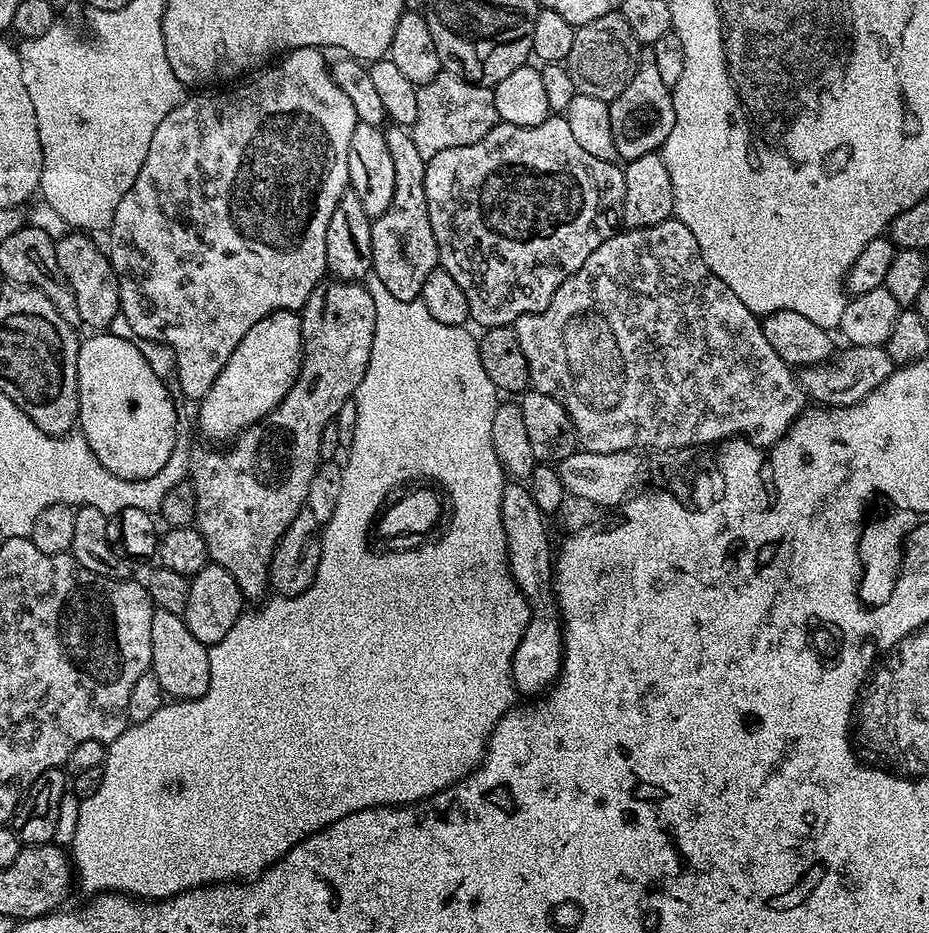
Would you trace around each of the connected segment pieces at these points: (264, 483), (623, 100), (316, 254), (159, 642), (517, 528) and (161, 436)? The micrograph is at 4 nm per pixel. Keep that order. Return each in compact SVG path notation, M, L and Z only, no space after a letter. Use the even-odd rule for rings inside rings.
M332 282L328 289L323 289L324 297L320 300L317 308L308 306L303 309L300 316L300 325L302 326L302 338L304 339L304 360L300 364L300 373L294 382L292 389L286 394L283 402L276 407L270 415L264 417L259 424L251 424L250 427L244 429L239 436L236 437L232 448L228 453L224 452L208 452L204 457L197 459L193 463L190 473L191 483L196 486L196 497L198 498L198 506L196 507L195 527L202 534L202 538L208 547L208 559L211 563L220 564L226 570L230 570L230 574L238 582L240 591L244 593L249 601L259 601L265 595L264 591L270 588L270 565L272 563L272 555L278 546L278 542L282 538L282 534L290 526L290 522L294 522L294 518L299 514L301 508L308 503L308 491L310 490L310 482L314 478L318 465L321 463L319 456L319 442L322 439L323 427L327 423L334 420L336 411L342 406L342 402L353 399L356 395L356 387L362 382L362 378L366 374L366 366L370 362L370 350L374 346L374 326L376 325L376 311L374 310L374 298L368 293L367 288L360 282Z
M641 47L640 63L634 70L634 78L626 82L626 90L622 90L622 94L610 101L608 109L616 155L621 161L642 158L642 154L663 149L666 138L670 138L670 130L674 130L674 102L672 89L666 86L666 82L662 82L658 66L654 63L651 47Z
M293 48L276 62L281 64L273 63L264 70L269 72L261 71L257 80L241 83L236 86L241 88L233 92L216 90L213 96L192 94L181 100L179 106L158 122L158 130L154 130L154 138L150 138L150 150L146 150L146 162L142 162L142 170L138 170L138 178L134 178L134 186L126 190L126 198L122 198L122 202L118 202L118 210L114 210L112 227L106 232L106 251L120 283L120 311L141 341L153 340L156 344L172 347L176 355L176 380L193 402L203 400L210 386L214 386L214 378L218 378L222 366L226 366L230 354L234 354L238 342L246 338L246 330L250 330L254 322L262 322L266 314L274 314L278 310L291 312L303 309L311 301L308 299L312 291L321 287L320 279L326 276L326 226L330 226L334 206L338 206L350 188L348 163L352 157L352 139L358 121L354 102L350 102L338 82L334 82L329 61L324 61L324 56L325 53L318 48Z
M170 610L153 611L150 622L152 647L151 672L156 675L162 690L176 700L196 700L208 692L210 686L210 658L208 648L186 626L183 616L170 614Z
M520 482L505 483L500 522L506 540L508 572L531 612L512 658L512 686L524 698L536 698L547 693L556 683L564 658L562 620L558 615L558 601L554 591L554 544L552 548L544 520L546 514L538 510L527 486Z
M108 330L92 334L89 340L80 340L78 350L78 394L80 395L79 431L86 438L90 450L98 454L98 462L127 480L145 480L170 462L170 454L176 445L176 404L168 393L166 385L160 381L152 364L140 353L139 343L113 336Z

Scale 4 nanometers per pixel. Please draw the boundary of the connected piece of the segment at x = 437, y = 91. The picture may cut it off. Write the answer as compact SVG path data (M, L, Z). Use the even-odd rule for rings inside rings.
M443 70L430 82L419 85L416 93L418 118L410 126L410 134L425 162L434 158L434 154L442 154L442 150L454 150L454 146L470 146L478 142L500 120L491 87L471 84Z

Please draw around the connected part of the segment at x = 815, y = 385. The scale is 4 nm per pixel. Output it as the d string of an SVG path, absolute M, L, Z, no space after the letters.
M848 346L845 352L835 357L834 362L822 364L810 364L801 367L798 372L800 385L805 393L812 396L817 405L831 408L848 408L851 404L857 404L866 394L870 394L894 371L894 365L890 354L884 347L878 346Z

